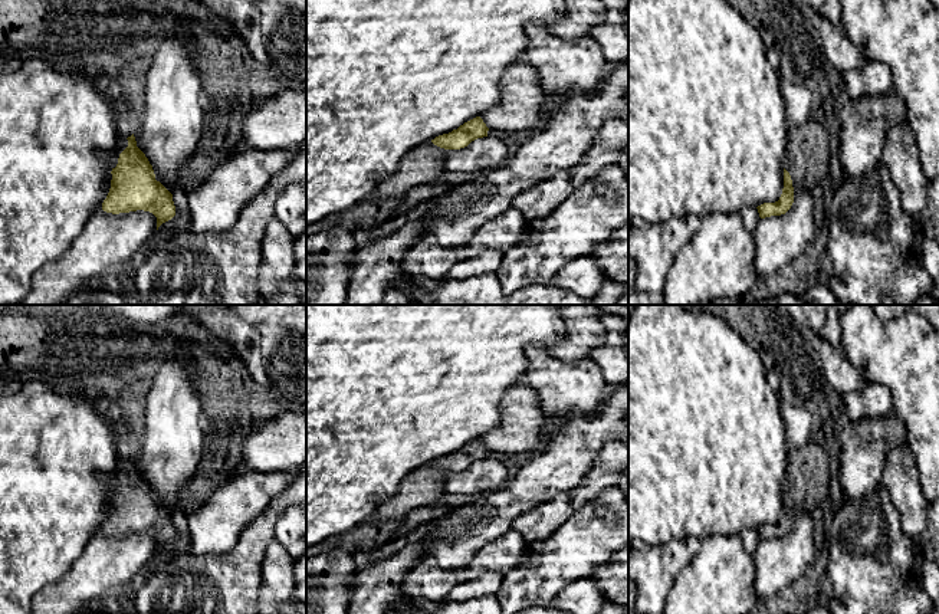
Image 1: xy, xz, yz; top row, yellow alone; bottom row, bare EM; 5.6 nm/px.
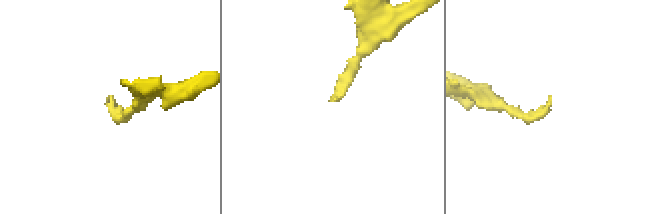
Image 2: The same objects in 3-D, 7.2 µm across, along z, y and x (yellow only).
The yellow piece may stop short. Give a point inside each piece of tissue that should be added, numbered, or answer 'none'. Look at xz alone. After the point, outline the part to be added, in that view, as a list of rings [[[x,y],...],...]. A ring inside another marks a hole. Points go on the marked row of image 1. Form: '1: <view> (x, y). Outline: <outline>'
1: xz (423, 164). Outline: [[[431,141],[414,147],[403,157],[397,171],[374,188],[368,200],[400,197],[418,185],[436,183],[446,170],[446,154],[447,150]]]

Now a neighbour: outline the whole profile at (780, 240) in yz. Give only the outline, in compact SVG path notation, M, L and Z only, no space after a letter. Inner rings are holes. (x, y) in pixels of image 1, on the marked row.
M798 187L794 191L794 203L785 214L759 219L752 232L758 279L778 276L791 269L805 252L815 239L812 211L812 191Z

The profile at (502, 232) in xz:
M509 207L482 224L463 246L441 247L424 242L411 246L404 256L403 270L407 276L449 278L450 269L457 263L486 250L505 253L518 244L526 223L519 210Z

